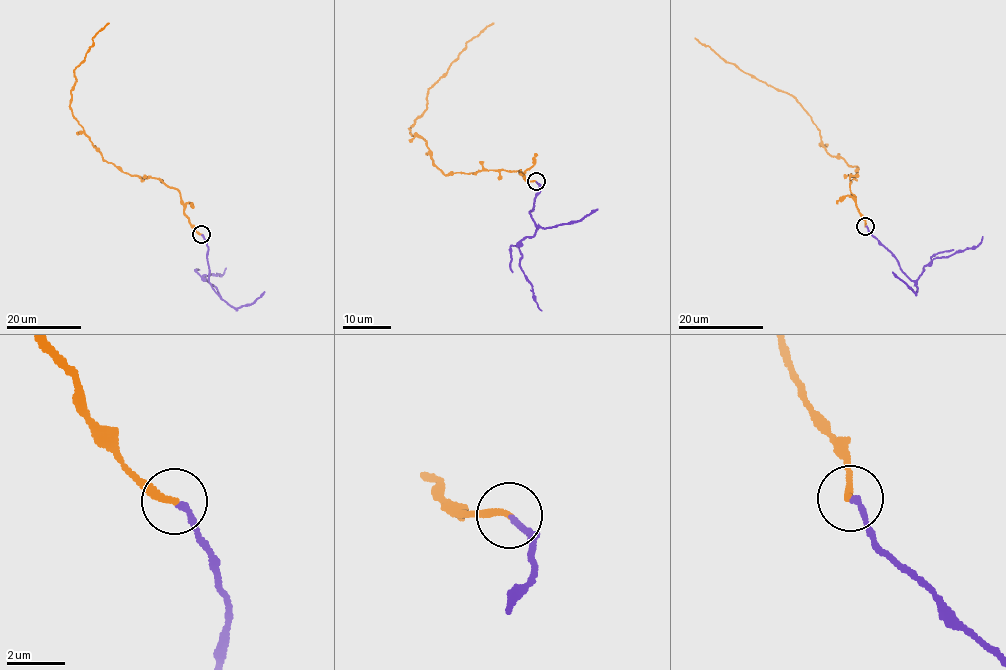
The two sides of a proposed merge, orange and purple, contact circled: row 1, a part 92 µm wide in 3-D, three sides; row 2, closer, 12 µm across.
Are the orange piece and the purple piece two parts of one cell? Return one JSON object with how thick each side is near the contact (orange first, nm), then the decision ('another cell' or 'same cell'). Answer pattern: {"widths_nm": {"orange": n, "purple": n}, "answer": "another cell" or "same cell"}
{"widths_nm": {"orange": 240, "purple": 200}, "answer": "same cell"}

